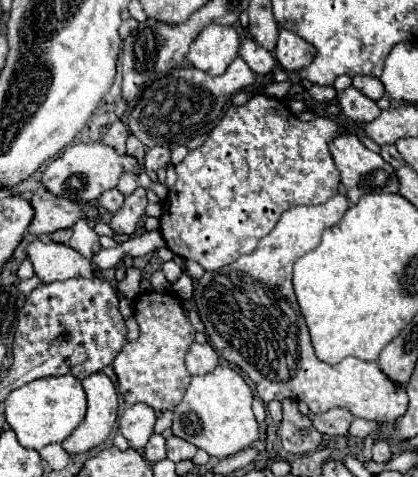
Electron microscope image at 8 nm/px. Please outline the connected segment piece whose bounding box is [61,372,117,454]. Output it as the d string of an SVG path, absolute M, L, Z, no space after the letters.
M91 374L83 380L87 394L87 416L77 430L61 442L67 454L81 454L105 442L117 420L117 390L105 374Z

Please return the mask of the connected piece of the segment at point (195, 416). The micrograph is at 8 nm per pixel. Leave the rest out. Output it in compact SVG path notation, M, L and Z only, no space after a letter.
M217 366L211 374L193 376L181 404L173 410L173 434L219 460L233 456L259 438L259 424L251 412L251 402L253 394L245 380L235 370Z

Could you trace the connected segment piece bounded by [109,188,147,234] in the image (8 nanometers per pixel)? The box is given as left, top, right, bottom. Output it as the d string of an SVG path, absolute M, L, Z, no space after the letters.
M137 188L131 196L125 198L123 208L117 214L113 214L109 226L119 234L133 234L137 230L141 216L145 214L145 206L147 206L145 188Z

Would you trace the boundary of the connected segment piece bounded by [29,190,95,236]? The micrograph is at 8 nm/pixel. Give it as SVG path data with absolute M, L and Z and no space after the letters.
M47 190L35 192L31 198L31 206L35 208L35 216L29 226L29 232L33 236L71 228L79 218L95 218L91 204L79 204L67 198L59 198Z

